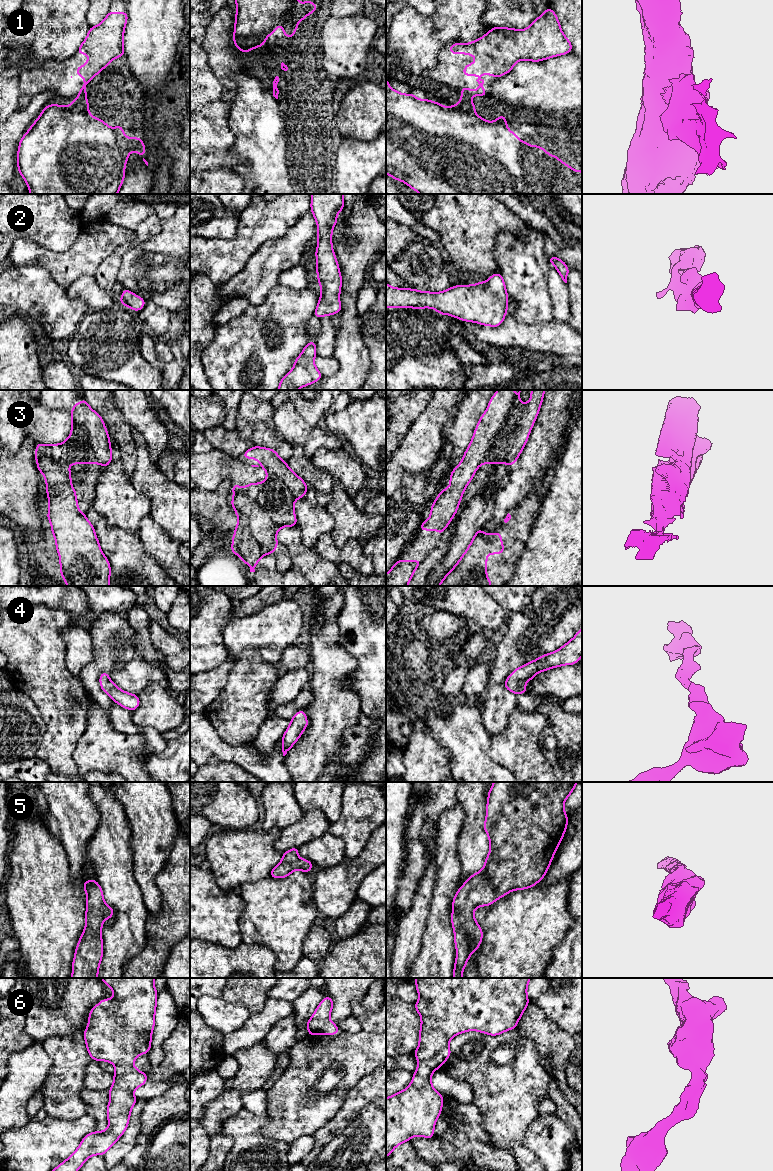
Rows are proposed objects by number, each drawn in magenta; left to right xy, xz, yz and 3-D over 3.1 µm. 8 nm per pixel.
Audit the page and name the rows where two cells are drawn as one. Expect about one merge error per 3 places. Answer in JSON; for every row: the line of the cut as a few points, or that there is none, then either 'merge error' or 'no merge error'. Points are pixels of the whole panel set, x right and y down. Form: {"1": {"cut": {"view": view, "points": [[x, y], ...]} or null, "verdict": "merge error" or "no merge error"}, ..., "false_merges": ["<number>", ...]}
{"1": {"cut": {"view": "yz", "points": [[462, 93], [469, 95]]}, "verdict": "merge error"}, "2": {"cut": null, "verdict": "no merge error"}, "3": {"cut": {"view": "yz", "points": [[519, 392], [501, 434], [492, 440], [492, 454], [485, 462]]}, "verdict": "merge error"}, "4": {"cut": null, "verdict": "no merge error"}, "5": {"cut": null, "verdict": "no merge error"}, "6": {"cut": null, "verdict": "no merge error"}, "false_merges": ["1", "3"]}

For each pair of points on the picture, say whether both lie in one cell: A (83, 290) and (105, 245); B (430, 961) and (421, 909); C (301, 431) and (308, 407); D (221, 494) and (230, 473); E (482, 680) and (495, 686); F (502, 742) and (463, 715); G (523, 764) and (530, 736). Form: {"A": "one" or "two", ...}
{"A": "two", "B": "two", "C": "two", "D": "two", "E": "two", "F": "two", "G": "one"}

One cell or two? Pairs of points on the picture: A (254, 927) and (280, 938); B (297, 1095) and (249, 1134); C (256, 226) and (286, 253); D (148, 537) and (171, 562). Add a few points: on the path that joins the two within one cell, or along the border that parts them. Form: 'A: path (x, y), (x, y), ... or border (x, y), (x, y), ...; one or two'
A: path (260, 927), (269, 927), (274, 932); one
B: border (266, 1112), (268, 1122), (261, 1133), (277, 1140); two
C: border (291, 226), (278, 238), (266, 241), (253, 254); two
D: path (154, 543), (167, 556); one

